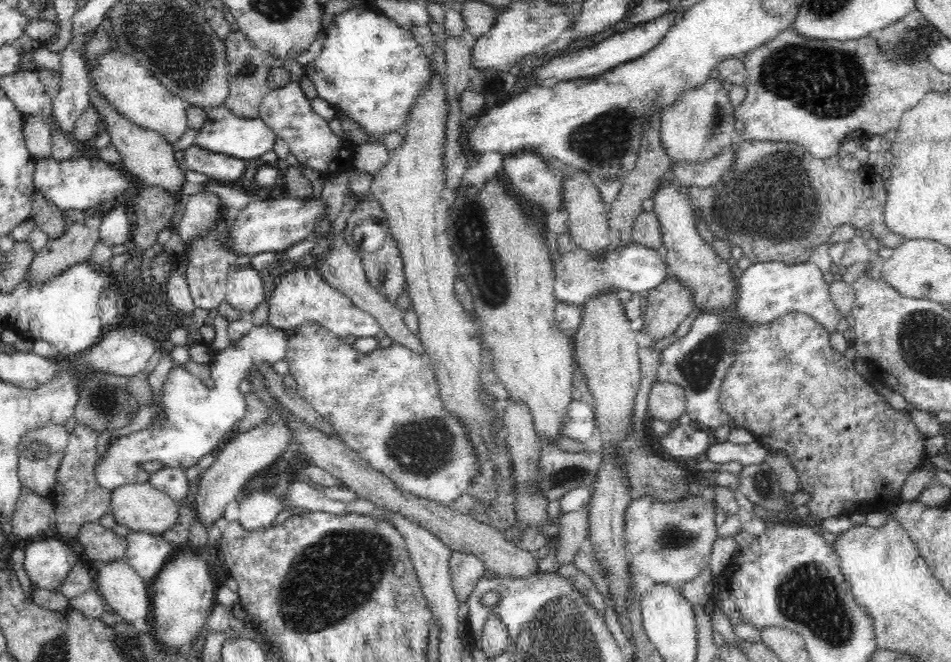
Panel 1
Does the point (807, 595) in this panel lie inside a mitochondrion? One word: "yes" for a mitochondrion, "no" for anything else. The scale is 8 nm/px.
yes

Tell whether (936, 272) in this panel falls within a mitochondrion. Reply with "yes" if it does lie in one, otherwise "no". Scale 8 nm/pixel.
no

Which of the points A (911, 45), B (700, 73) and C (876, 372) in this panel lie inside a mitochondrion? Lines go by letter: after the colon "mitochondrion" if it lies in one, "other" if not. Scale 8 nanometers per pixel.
A: mitochondrion
B: other
C: other

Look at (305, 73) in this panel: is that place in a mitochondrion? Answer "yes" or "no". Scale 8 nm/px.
no

